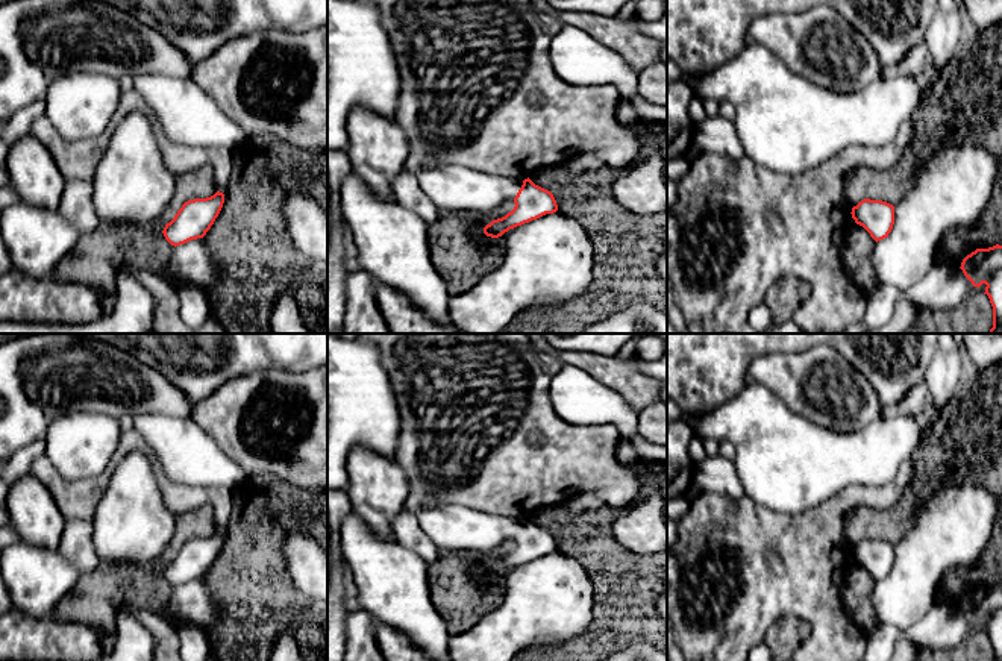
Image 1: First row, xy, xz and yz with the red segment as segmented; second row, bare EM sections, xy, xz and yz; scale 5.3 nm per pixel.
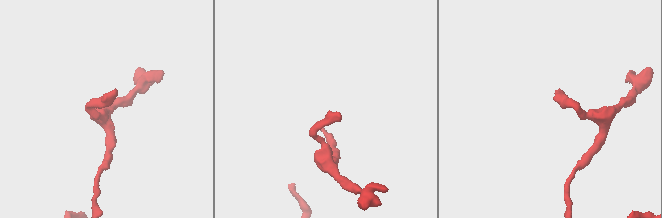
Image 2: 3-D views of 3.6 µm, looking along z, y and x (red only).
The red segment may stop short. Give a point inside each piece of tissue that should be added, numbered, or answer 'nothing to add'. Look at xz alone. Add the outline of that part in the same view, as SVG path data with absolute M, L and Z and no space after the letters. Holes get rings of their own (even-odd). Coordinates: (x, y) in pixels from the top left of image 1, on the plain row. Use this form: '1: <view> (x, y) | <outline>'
1: xz (450, 526) | M465 505L420 508L420 528L440 552L491 552L506 540L514 540L523 520L471 509Z

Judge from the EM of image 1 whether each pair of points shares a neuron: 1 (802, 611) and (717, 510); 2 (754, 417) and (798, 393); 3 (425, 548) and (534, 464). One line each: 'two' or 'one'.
1: one
2: two
3: two

